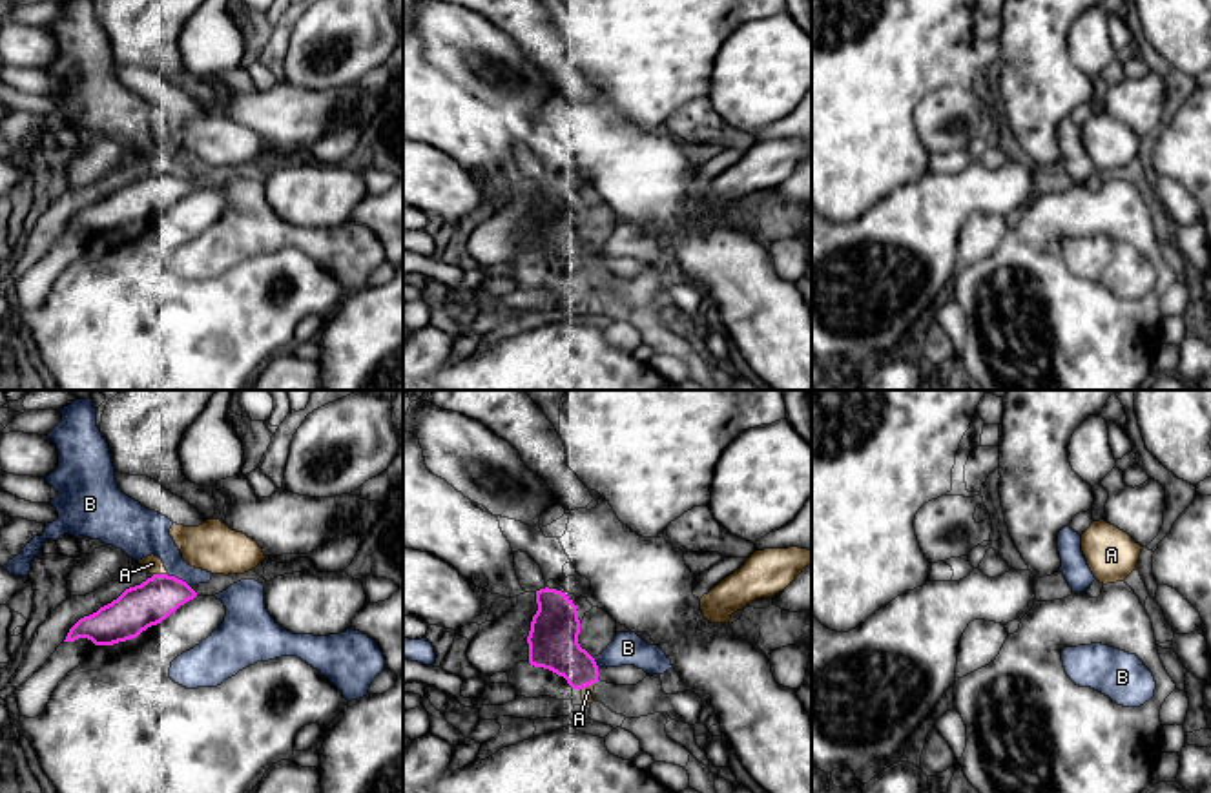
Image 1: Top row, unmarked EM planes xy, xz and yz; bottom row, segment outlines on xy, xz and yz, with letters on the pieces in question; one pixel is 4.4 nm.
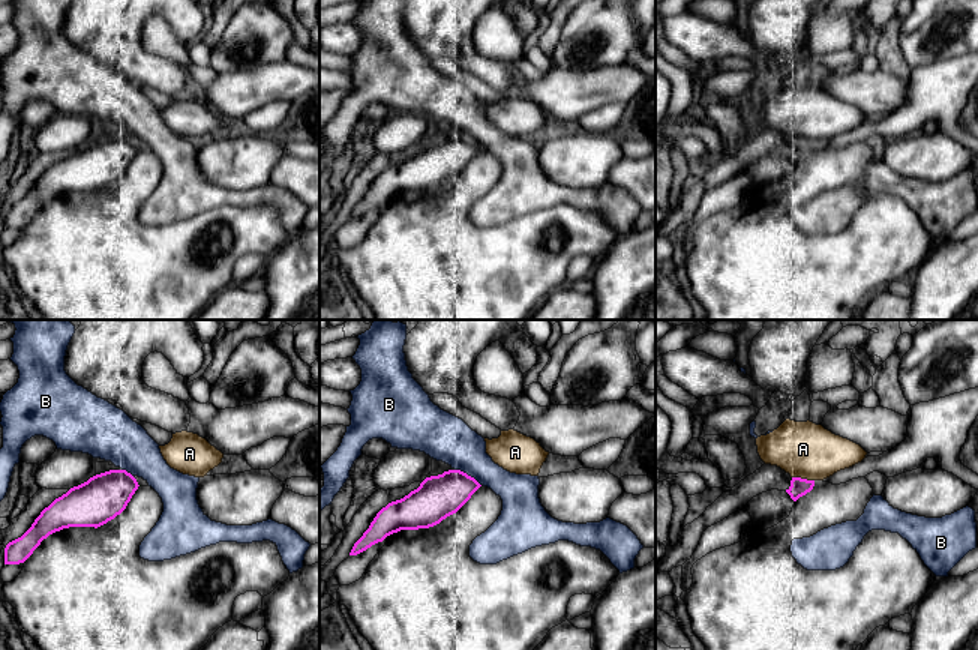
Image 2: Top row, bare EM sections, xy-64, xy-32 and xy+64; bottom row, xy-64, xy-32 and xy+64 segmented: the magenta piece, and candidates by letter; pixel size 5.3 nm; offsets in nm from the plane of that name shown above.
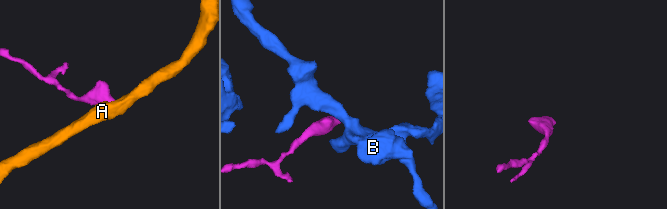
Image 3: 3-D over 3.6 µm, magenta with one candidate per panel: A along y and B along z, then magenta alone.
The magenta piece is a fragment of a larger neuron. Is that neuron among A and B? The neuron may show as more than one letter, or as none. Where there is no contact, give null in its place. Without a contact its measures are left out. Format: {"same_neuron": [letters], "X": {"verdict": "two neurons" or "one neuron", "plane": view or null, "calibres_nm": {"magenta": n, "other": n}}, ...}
{"same_neuron": [], "A": {"verdict": "two neurons", "plane": "xy", "calibres_nm": {"magenta": 190, "other": 80}}, "B": {"verdict": "two neurons", "plane": "xy", "calibres_nm": {"magenta": 190, "other": 200}}}

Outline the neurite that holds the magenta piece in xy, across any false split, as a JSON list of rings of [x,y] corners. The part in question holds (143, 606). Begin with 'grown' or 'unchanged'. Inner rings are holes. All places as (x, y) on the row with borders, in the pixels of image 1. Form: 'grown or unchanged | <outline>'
grown | [[[266,556],[255,569],[244,574],[213,574],[208,583],[188,585],[186,582],[153,574],[140,585],[126,589],[117,600],[97,613],[80,618],[64,642],[88,638],[95,645],[113,645],[137,638],[142,631],[160,623],[181,605],[195,596],[215,596],[241,580],[259,580],[264,574]]]

